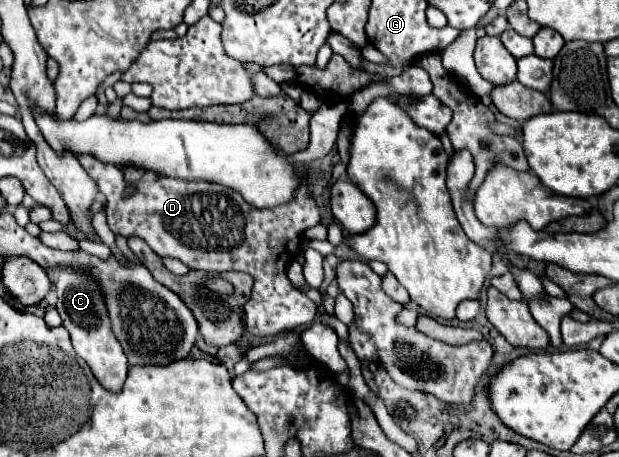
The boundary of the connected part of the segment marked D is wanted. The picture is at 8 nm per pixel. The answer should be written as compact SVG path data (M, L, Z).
M79 158L79 162L105 194L107 222L115 234L143 238L157 256L177 258L193 270L241 270L253 276L252 293L245 304L245 326L249 334L275 336L313 322L317 306L295 290L285 274L287 260L295 256L303 230L319 224L319 208L309 196L309 190L303 190L303 194L287 206L255 210L243 202L241 194L235 194L235 190L227 190L225 186L143 176L133 184L135 192L125 196L127 180L117 166L95 162L93 158Z

